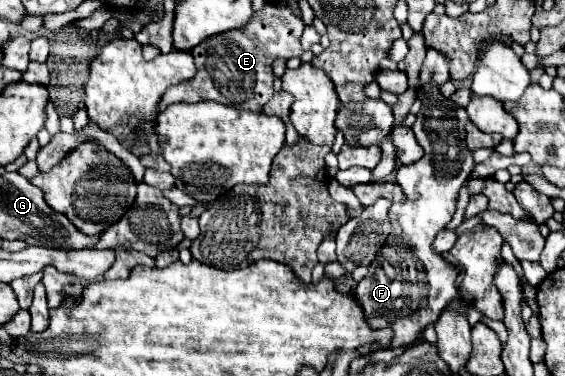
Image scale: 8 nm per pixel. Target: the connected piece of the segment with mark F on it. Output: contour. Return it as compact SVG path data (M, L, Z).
M434 86L422 88L418 92L418 98L422 100L422 110L418 112L418 118L416 118L416 124L412 126L412 130L418 138L418 144L422 144L422 148L424 148L424 158L418 160L418 164L398 168L396 178L406 194L406 202L392 204L392 208L390 208L392 232L386 238L386 244L382 244L382 248L378 250L372 264L368 266L368 274L356 288L356 298L360 300L360 304L364 308L364 316L366 316L368 324L372 328L392 326L392 330L394 330L392 348L416 344L420 334L424 332L424 328L430 324L436 324L436 320L440 318L444 308L458 296L458 288L454 282L456 282L456 276L460 274L460 268L446 262L434 250L432 242L434 242L436 234L442 232L446 228L446 224L452 220L454 210L456 210L456 194L462 188L462 184L466 182L466 178L474 166L472 154L466 148L466 140L464 140L464 136L466 136L464 126L470 122L466 116L466 110L462 106L456 106L450 98L444 98L440 94L440 90Z

